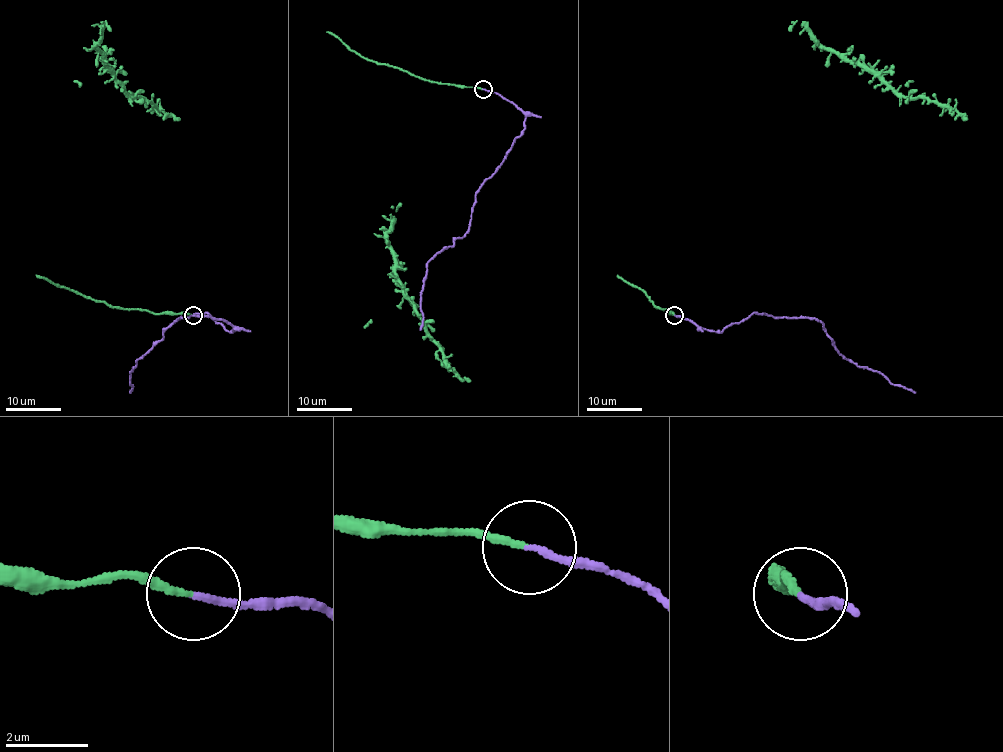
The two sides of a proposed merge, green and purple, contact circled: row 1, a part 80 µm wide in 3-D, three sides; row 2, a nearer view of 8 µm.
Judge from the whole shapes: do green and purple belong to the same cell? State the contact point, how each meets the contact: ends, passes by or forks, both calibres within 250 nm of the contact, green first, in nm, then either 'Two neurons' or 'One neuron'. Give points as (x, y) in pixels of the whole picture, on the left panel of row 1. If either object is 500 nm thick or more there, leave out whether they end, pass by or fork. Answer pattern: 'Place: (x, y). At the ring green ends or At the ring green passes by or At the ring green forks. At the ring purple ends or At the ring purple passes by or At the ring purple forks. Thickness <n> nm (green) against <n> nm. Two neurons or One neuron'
Place: (193, 315). At the ring green ends. At the ring purple ends. Thickness 150 nm (green) against 140 nm. One neuron

